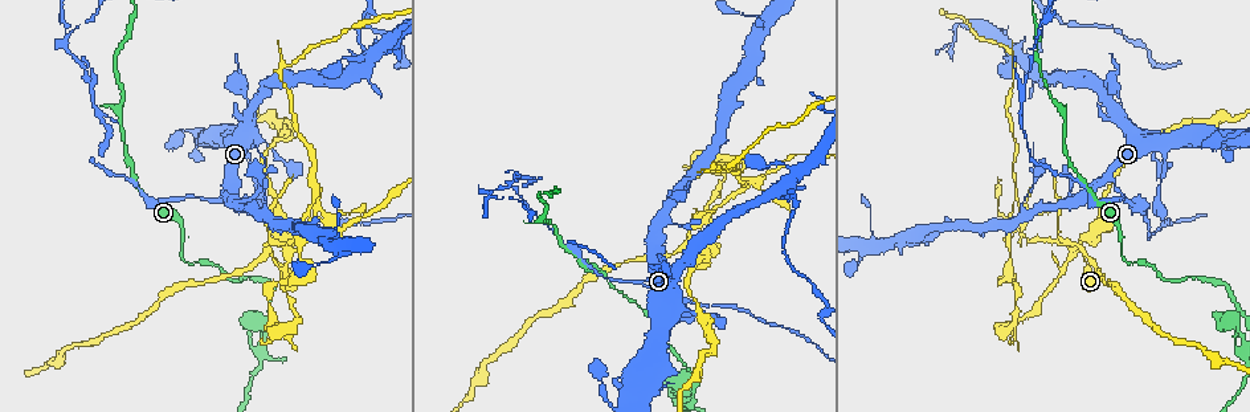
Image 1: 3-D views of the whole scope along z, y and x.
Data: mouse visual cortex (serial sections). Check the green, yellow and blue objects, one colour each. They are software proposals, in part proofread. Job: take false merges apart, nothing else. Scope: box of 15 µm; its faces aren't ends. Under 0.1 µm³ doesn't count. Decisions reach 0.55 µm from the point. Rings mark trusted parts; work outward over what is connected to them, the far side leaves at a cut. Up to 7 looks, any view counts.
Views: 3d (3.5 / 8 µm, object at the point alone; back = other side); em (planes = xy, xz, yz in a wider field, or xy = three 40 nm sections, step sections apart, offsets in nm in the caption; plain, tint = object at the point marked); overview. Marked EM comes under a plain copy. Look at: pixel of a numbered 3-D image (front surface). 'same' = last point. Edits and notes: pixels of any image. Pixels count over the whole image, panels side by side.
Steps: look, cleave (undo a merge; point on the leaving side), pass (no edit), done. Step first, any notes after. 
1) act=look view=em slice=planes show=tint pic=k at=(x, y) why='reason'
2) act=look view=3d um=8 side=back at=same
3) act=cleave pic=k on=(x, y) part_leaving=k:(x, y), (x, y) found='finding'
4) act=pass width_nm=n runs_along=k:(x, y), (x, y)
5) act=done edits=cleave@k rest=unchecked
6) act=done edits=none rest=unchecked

act=look view=3d um=3.5 pic=1 at=(265, 259)

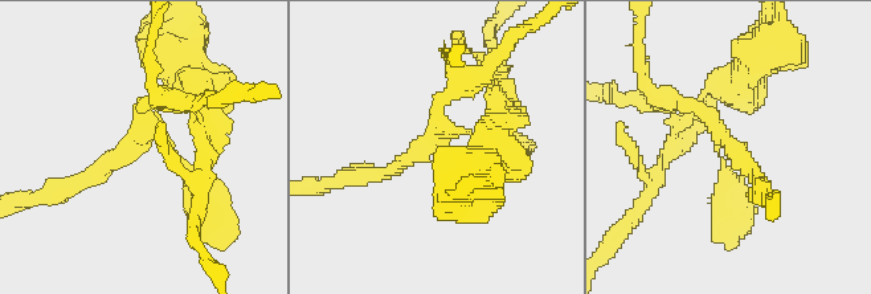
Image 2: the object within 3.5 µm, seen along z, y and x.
act=look view=em slice=planes show=tint pic=2 at=(426, 149) arms=3 arm_widths_nm=150,200,200 why='shape alone is not enough'

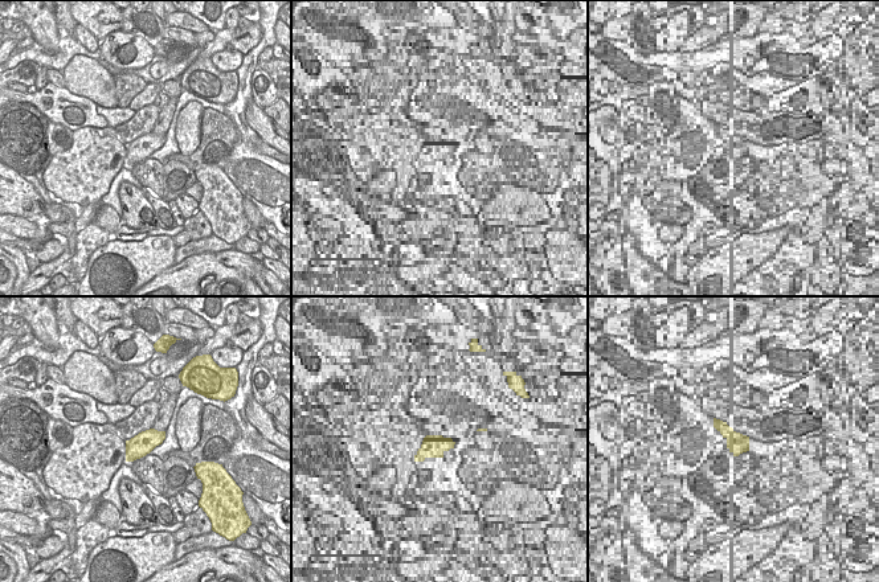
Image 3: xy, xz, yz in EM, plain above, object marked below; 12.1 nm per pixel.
act=look view=em slice=xy step=1 show=tint at=same why='another direction'

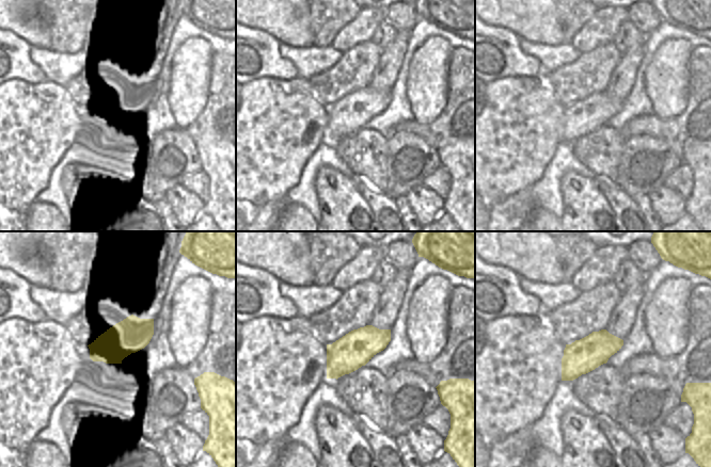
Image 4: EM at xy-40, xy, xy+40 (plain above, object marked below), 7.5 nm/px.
act=pass runs_along=2:(481, 141), (448, 130), (400, 164), (359, 175) found='all the same cell'

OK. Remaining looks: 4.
act=look view=3d um=3.5 pic=1 at=(639, 283) why='side arm on a straight run'

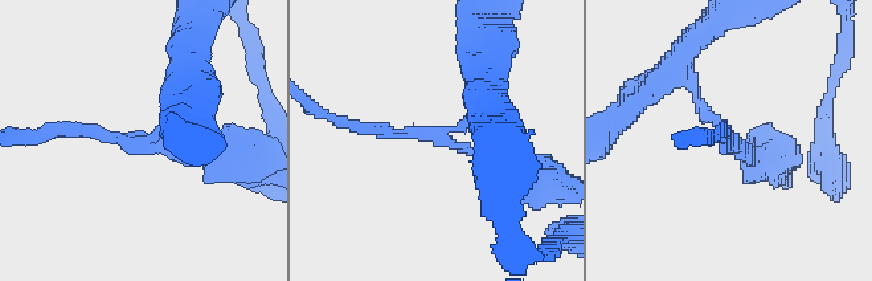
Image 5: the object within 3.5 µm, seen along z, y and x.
act=look view=em slice=xy step=1 show=tint pic=5 at=(444, 133) arms=3 arm_widths_nm=150,150,150

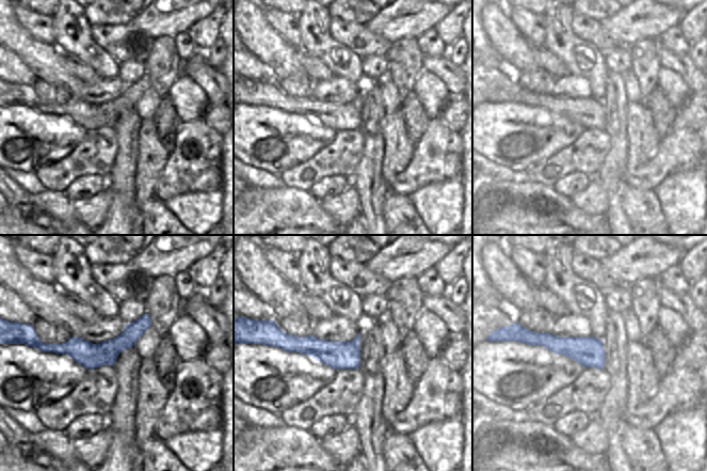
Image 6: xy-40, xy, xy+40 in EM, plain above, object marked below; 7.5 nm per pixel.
act=cleave pic=5 on=(405, 133) width_nm=200 border=6:(124, 331), (131, 341), (132, 346) found='two cells meet here'

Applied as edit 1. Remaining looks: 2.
act=look view=em slice=xy step=3 show=tint pic=1 at=(787, 188) why='abrupt turn'

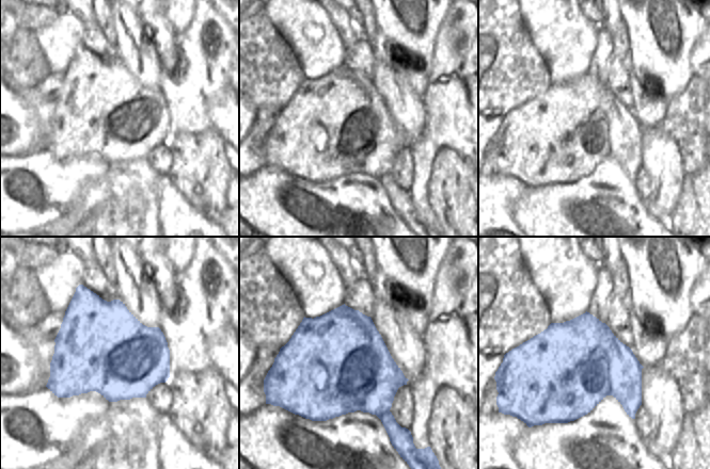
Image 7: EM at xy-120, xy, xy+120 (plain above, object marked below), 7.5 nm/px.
act=look view=3d um=3.5 side=back at=same why='see where the arms go'

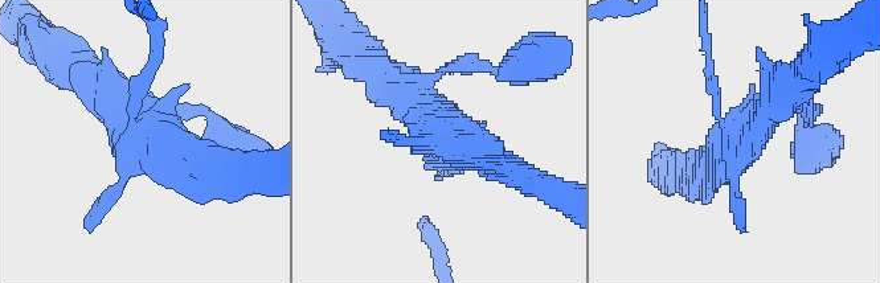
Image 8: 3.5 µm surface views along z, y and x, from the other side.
act=cleave pic=8 on=(156, 61) found='two cells meet here'

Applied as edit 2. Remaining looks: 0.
act=done edits=cleave@5,cleave@8 rest=unchecked

